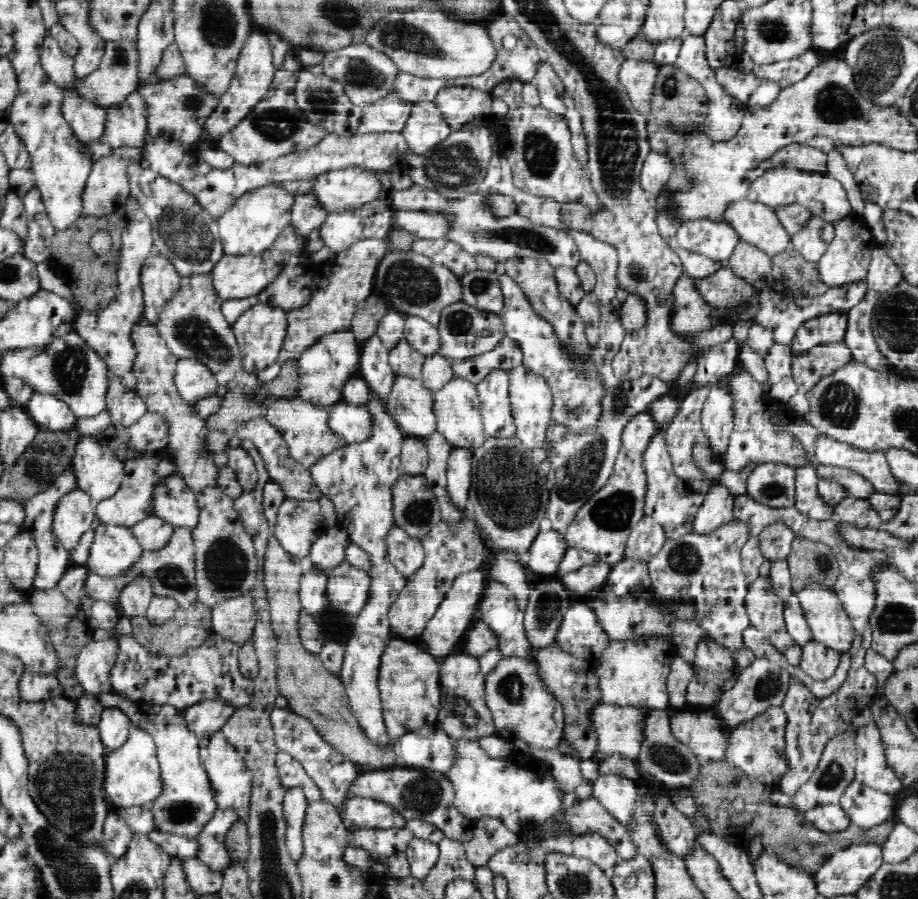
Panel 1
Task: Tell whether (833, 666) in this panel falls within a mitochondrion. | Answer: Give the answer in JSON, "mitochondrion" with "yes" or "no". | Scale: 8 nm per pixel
{"mitochondrion":"no"}

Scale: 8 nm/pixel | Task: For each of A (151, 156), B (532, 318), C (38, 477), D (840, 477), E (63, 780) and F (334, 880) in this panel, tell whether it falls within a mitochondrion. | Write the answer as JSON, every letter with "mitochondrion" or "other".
{"A":"other","B":"other","C":"mitochondrion","D":"other","E":"mitochondrion","F":"mitochondrion"}

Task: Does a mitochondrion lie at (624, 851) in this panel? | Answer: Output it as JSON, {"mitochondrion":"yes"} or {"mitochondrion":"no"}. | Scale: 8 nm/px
{"mitochondrion":"no"}

